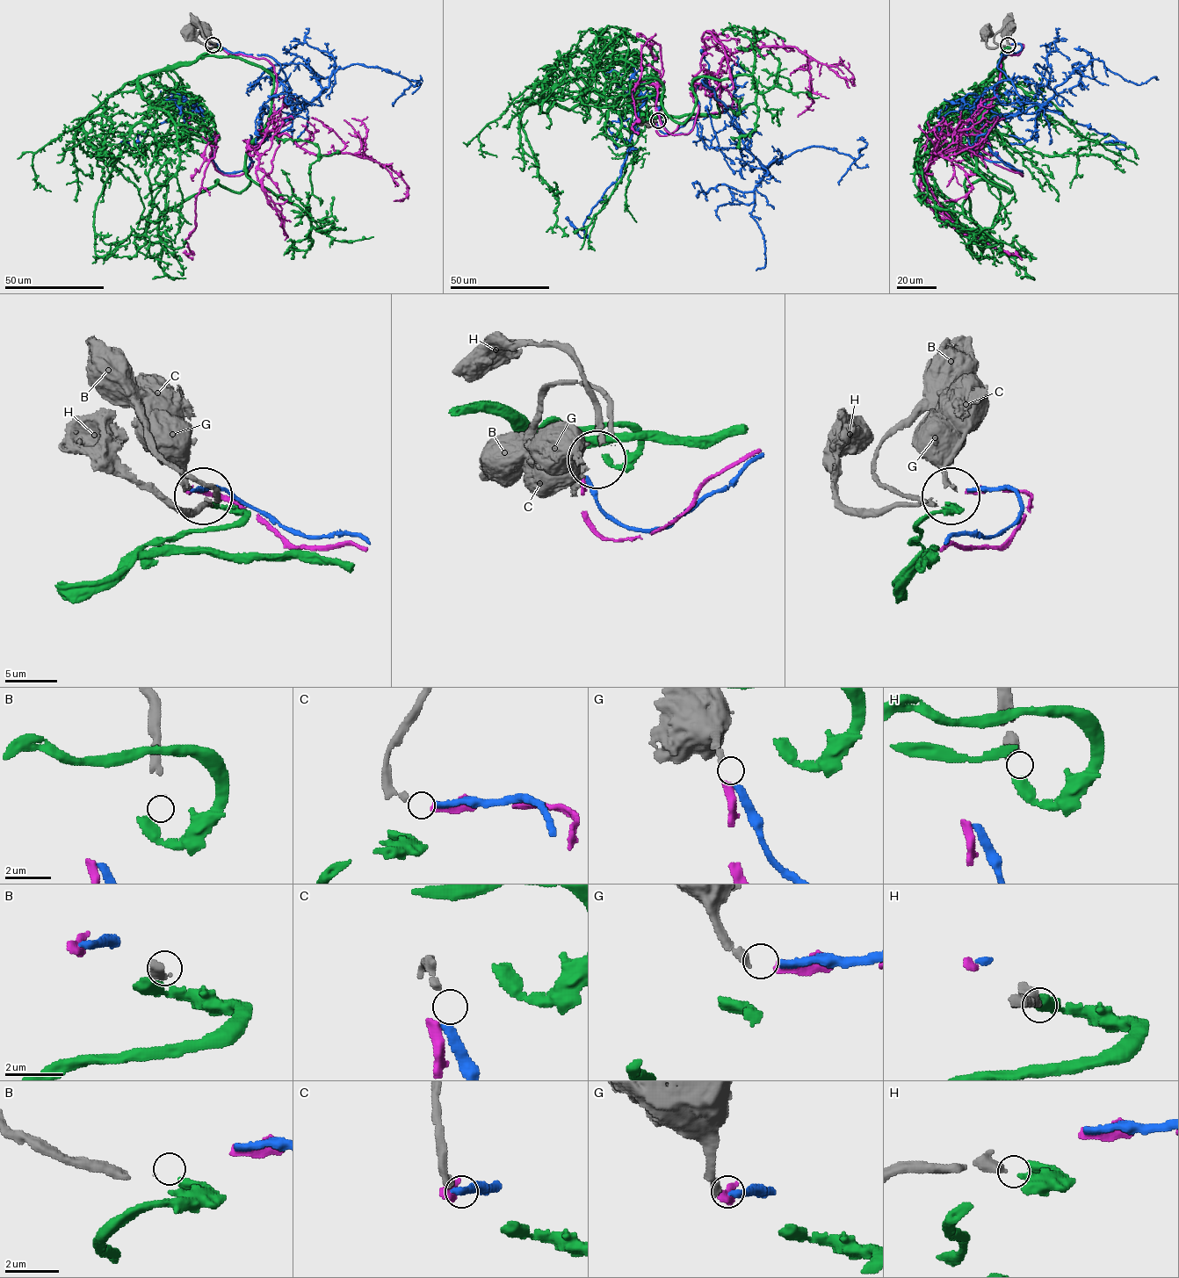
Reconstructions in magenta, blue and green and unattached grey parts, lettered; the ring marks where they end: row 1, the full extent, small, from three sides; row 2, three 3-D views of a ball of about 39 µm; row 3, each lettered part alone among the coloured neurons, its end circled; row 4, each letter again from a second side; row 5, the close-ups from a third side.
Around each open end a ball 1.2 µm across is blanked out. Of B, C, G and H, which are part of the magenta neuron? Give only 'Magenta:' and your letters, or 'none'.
Magenta: none

